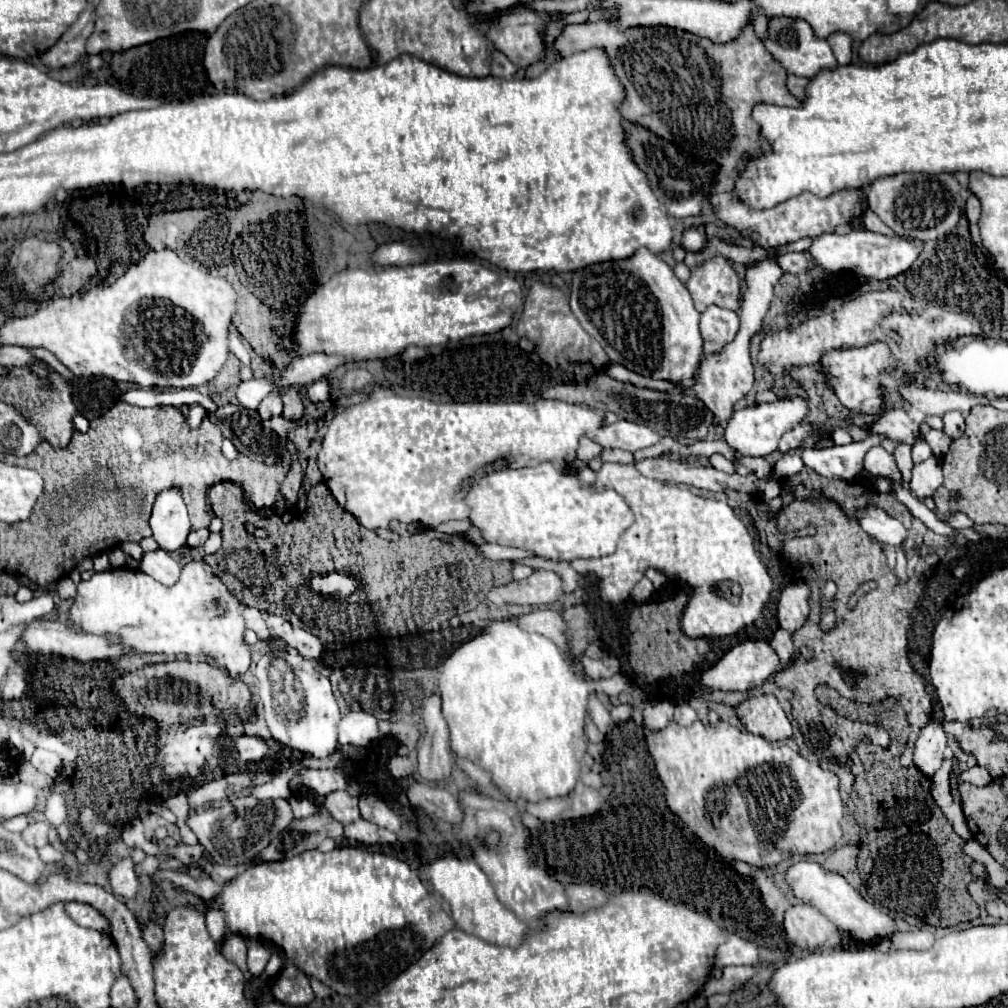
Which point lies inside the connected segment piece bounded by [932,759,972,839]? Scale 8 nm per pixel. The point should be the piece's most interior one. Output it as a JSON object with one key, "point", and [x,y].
{"point":[941,781]}

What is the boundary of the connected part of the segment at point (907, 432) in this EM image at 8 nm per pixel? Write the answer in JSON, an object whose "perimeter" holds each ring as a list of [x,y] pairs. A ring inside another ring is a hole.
{"perimeter":[[[892,407],[886,409],[878,421],[874,421],[870,425],[870,431],[874,433],[882,433],[888,439],[896,441],[896,443],[908,443],[914,445],[918,441],[922,441],[922,433],[920,433],[920,425],[914,423],[908,413],[900,407]]]}

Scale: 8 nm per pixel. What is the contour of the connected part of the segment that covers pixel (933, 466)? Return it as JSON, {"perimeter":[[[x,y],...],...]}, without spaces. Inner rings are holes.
{"perimeter":[[[932,455],[930,459],[922,461],[920,465],[914,465],[910,491],[918,499],[932,497],[940,485],[942,485],[942,461],[938,457]]]}

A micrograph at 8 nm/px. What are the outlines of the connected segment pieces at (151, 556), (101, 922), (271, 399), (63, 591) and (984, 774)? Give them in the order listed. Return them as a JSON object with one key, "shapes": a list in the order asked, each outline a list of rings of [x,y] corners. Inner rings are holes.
{"shapes":[[[[156,549],[156,551],[146,551],[140,559],[140,569],[144,573],[148,573],[150,577],[154,577],[156,581],[164,583],[164,585],[174,585],[182,565],[176,563],[170,553]]],[[[66,903],[66,913],[82,927],[90,927],[96,931],[106,931],[110,933],[110,925],[108,921],[102,917],[102,913],[98,913],[94,907],[86,905],[86,903]]],[[[272,393],[272,395],[268,395],[262,403],[260,403],[260,407],[258,407],[258,415],[266,421],[266,419],[270,419],[270,417],[274,417],[274,415],[280,415],[282,413],[282,401],[280,401],[280,393]]],[[[64,577],[64,579],[60,579],[60,581],[64,581],[64,583],[58,583],[58,587],[56,587],[58,597],[60,597],[60,599],[72,599],[72,597],[76,595],[76,585],[74,585],[74,581],[72,581],[70,577]]],[[[978,765],[966,769],[966,771],[960,775],[960,779],[962,779],[962,781],[968,781],[968,783],[972,783],[972,785],[978,785],[978,787],[984,787],[986,783],[992,781],[990,773],[988,773],[984,767],[978,767]]]]}

